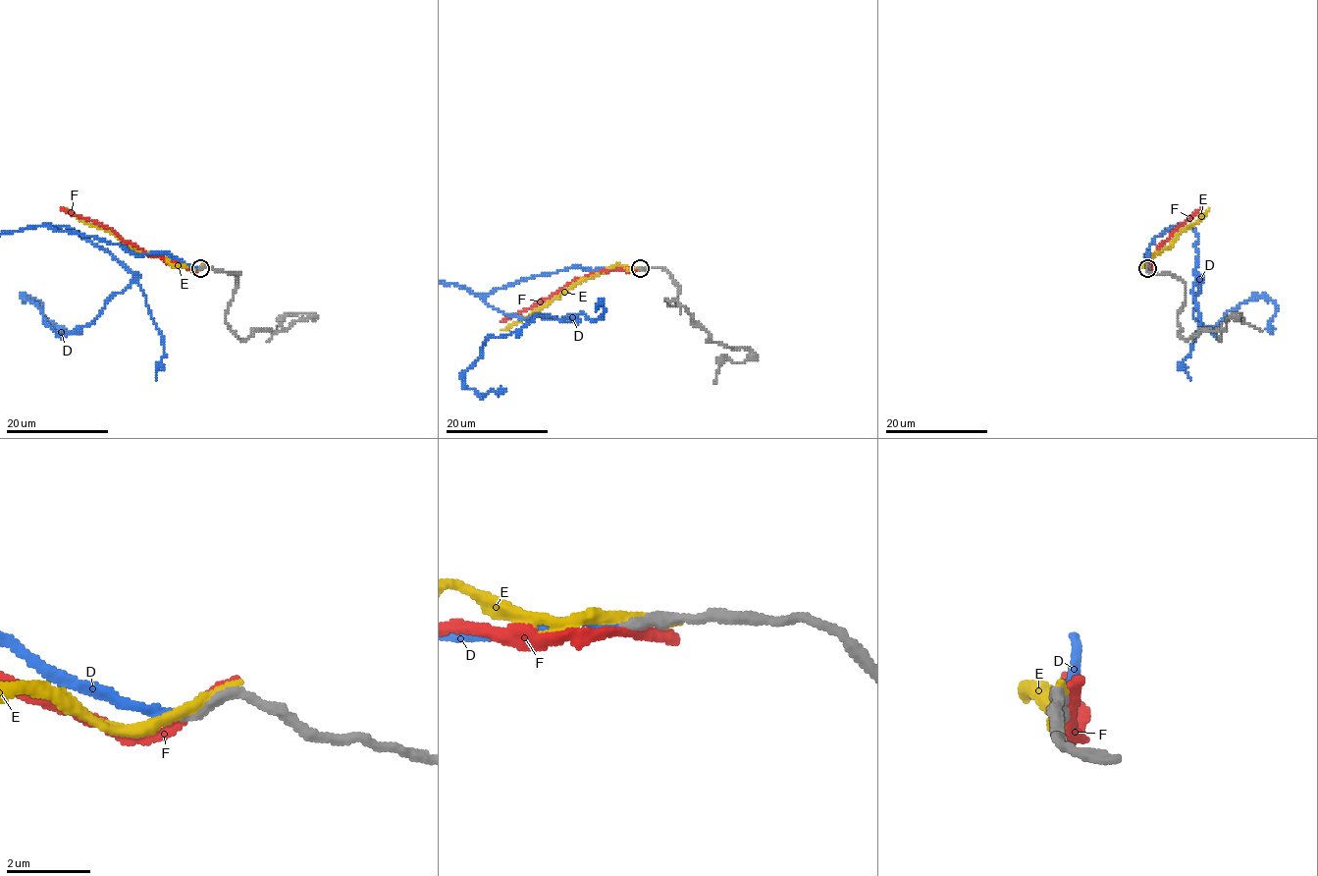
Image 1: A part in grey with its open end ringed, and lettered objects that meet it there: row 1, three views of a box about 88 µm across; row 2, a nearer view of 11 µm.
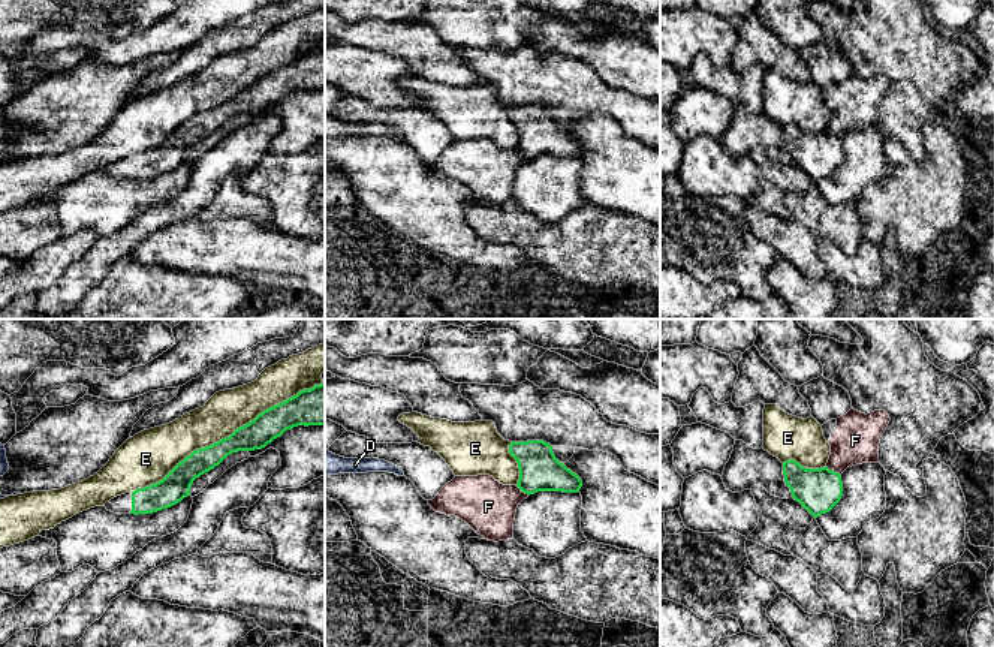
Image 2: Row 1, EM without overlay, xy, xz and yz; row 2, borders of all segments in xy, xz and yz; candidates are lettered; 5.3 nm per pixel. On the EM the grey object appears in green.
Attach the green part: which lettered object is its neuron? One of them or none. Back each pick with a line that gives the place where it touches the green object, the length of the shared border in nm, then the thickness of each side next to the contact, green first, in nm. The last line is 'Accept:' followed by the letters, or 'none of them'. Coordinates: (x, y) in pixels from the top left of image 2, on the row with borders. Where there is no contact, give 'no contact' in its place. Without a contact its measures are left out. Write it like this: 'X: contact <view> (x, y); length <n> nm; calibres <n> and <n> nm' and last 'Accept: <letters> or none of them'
D: no contact
Accept: D

